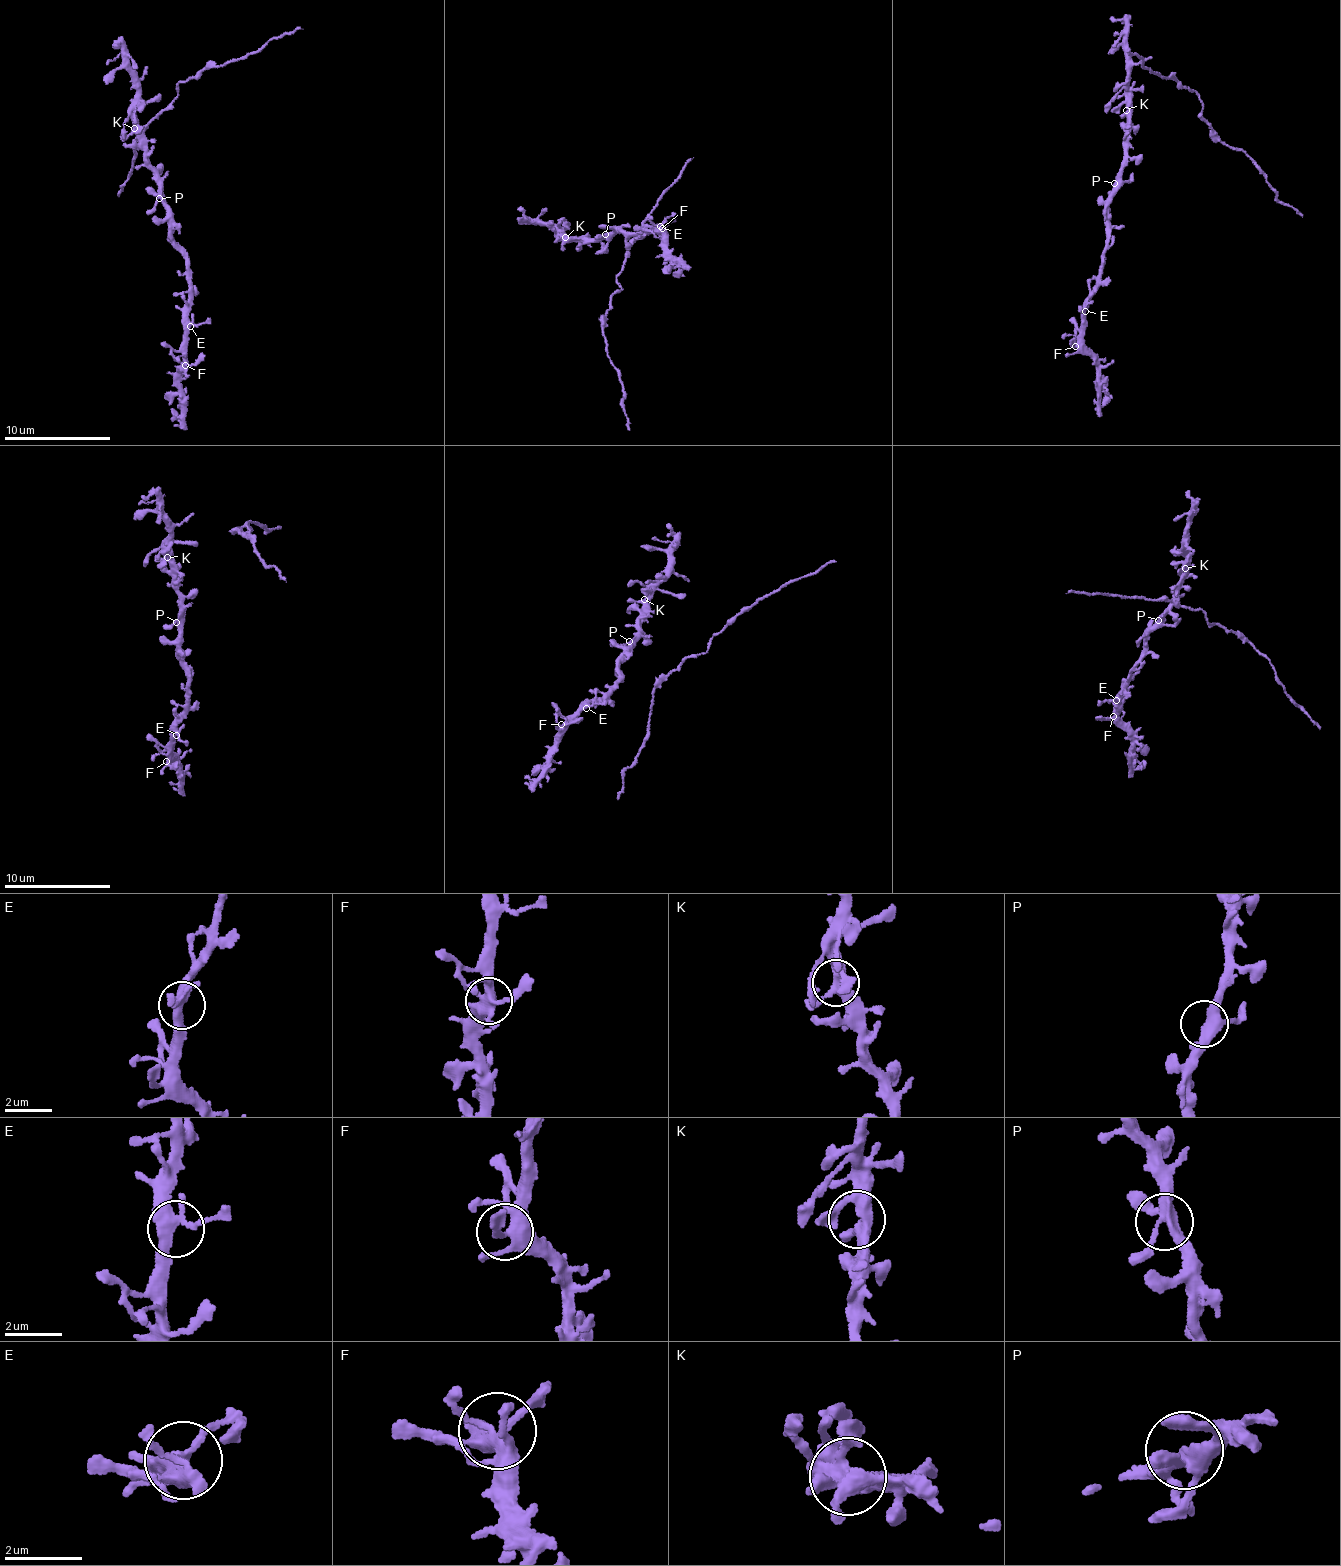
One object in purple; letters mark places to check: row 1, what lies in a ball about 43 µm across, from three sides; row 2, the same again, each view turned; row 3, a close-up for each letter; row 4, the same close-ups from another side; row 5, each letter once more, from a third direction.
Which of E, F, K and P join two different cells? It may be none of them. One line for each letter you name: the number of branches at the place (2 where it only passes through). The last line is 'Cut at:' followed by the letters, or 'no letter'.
Cut at: no letter

